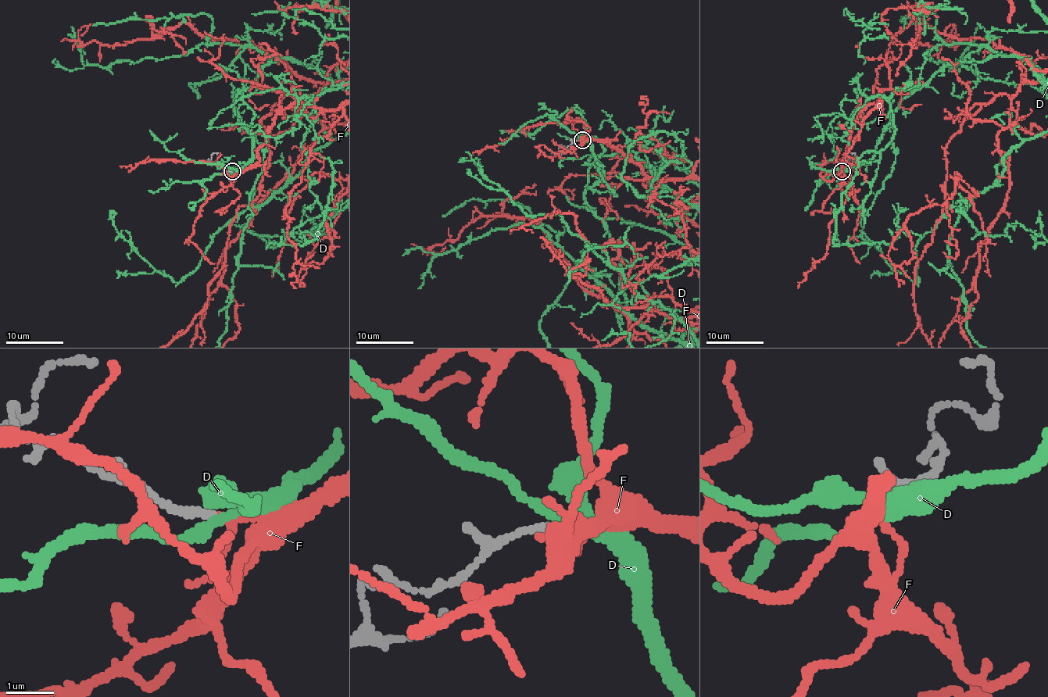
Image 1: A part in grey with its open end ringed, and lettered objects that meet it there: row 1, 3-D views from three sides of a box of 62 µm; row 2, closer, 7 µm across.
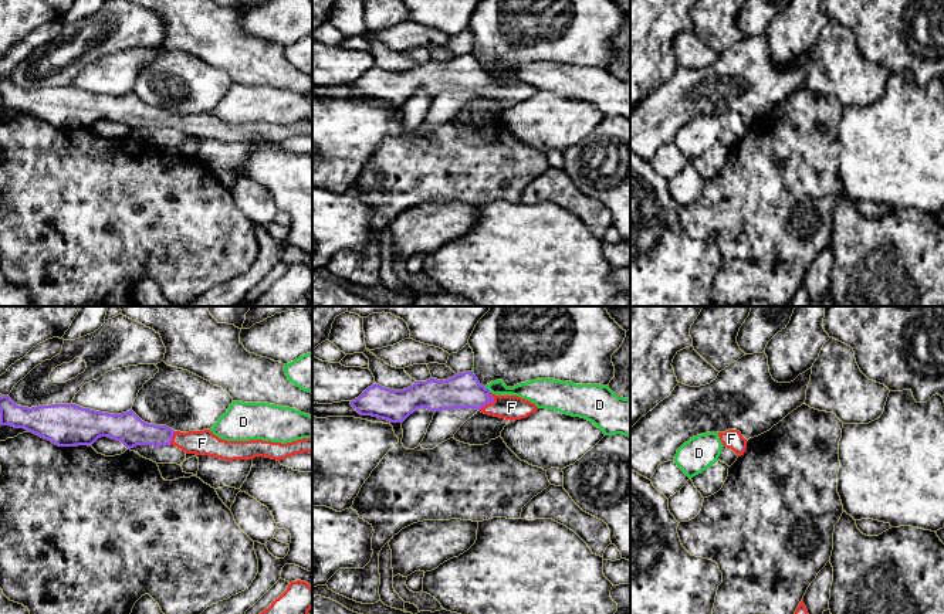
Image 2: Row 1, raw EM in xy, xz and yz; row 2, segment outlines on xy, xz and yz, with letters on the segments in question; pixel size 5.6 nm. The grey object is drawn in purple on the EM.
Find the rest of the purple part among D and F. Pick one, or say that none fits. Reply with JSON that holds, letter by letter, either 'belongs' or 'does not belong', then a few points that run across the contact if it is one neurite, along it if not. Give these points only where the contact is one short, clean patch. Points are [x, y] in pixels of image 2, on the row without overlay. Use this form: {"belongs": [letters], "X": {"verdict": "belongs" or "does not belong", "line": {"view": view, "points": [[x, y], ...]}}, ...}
{"belongs": ["F"], "D": {"verdict": "does not belong", "line": {"view": "xz", "points": [[484, 70], [491, 74]]}}, "F": {"verdict": "belongs", "line": {"view": "xz", "points": [[463, 73], [490, 84], [496, 88], [511, 90]]}}}

